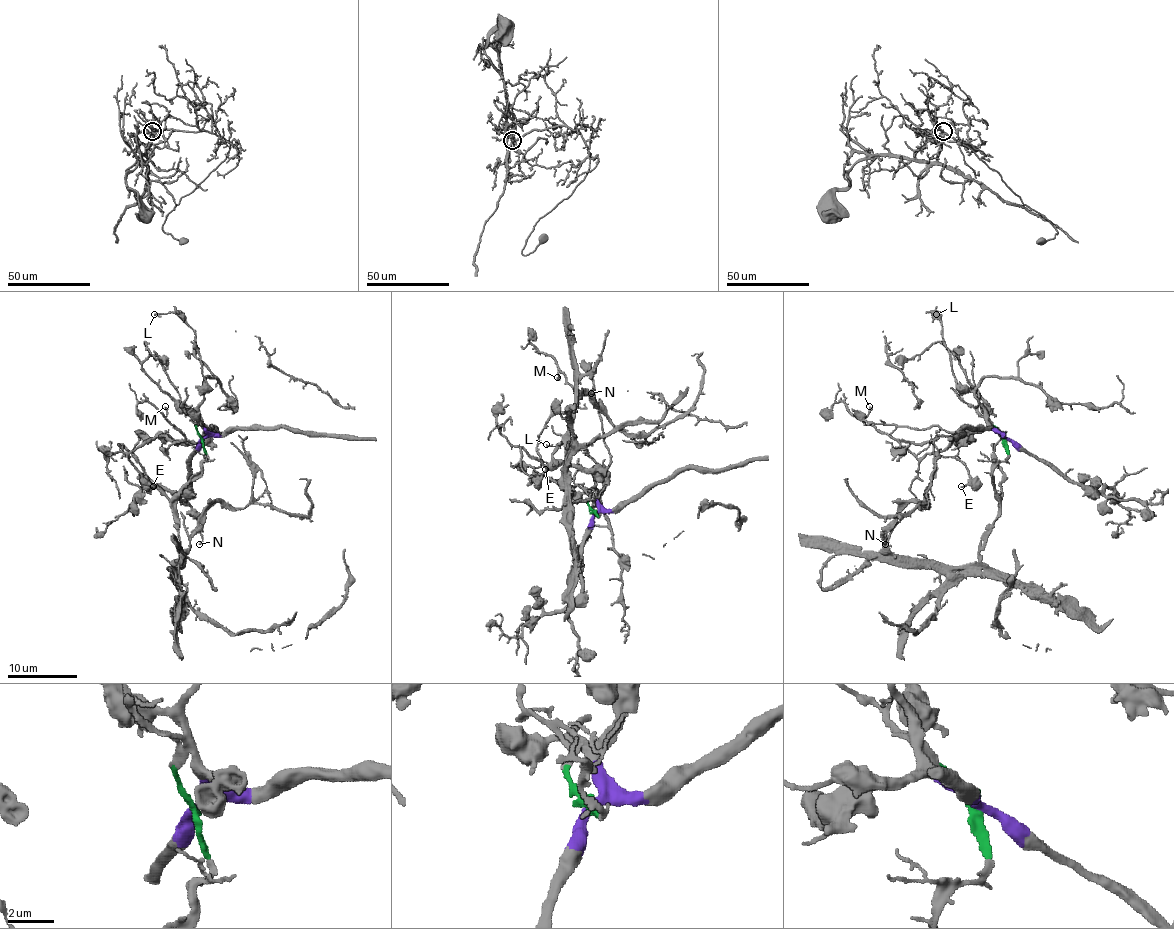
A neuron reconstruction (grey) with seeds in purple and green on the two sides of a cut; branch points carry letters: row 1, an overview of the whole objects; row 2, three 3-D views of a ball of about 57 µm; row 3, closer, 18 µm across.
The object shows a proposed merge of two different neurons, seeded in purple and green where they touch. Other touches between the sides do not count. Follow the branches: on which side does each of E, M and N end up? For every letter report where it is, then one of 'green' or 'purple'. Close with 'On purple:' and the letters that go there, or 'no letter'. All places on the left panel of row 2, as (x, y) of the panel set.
E: place (153, 486); purple
M: place (165, 406); purple
N: place (199, 544); green
On purple: E, M

